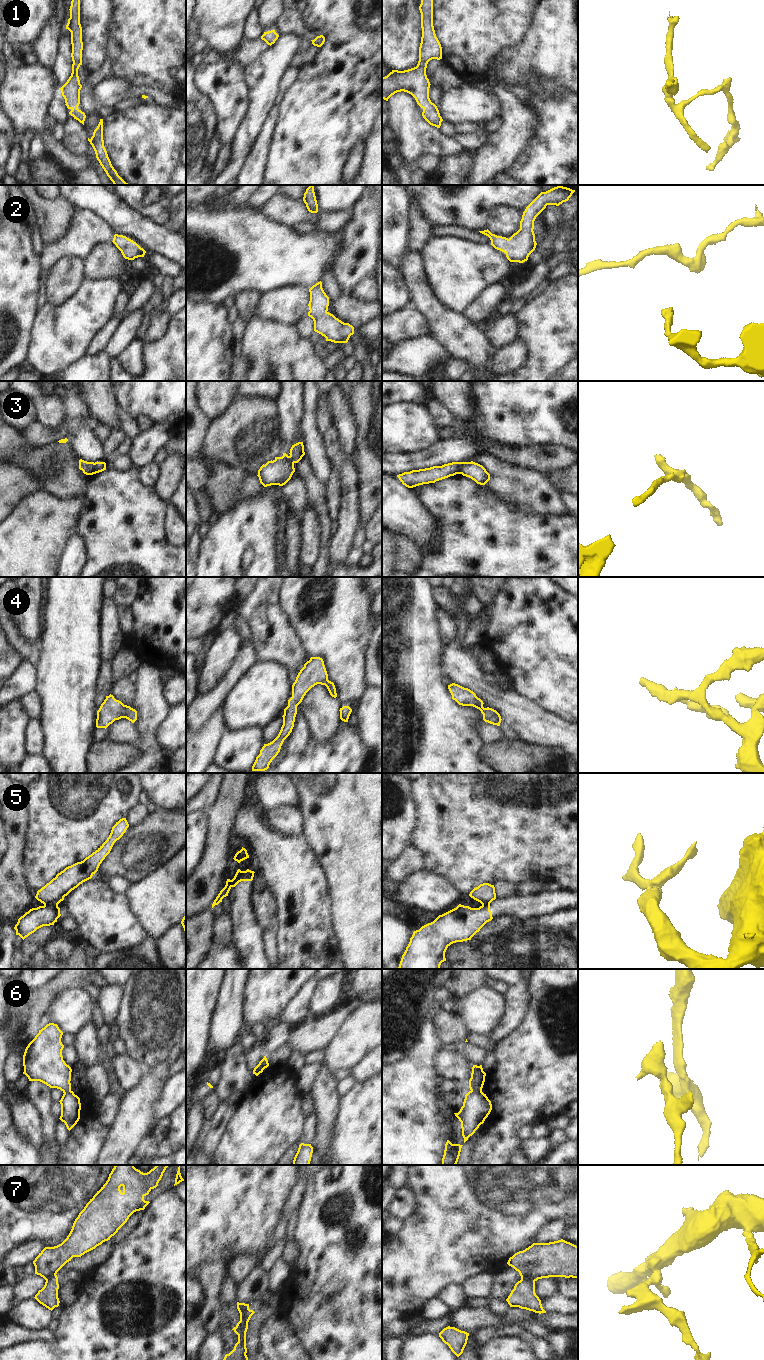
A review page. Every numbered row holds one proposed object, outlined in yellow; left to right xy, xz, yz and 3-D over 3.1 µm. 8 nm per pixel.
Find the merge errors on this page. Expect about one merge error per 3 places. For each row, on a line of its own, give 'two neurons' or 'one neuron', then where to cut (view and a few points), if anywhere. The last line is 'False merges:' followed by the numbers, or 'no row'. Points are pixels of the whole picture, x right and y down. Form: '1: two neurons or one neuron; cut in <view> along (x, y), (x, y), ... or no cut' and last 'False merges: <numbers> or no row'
1: one neuron; no cut
2: one neuron; no cut
3: two neurons; cut in yz along (463, 462), (459, 473)
4: one neuron; no cut
5: two neurons; cut in xy along (44, 904), (57, 906)
6: two neurons; cut in yz along (471, 1090), (481, 1092)
7: two neurons; cut in yz along (521, 1278), (531, 1278), (534, 1281)
False merges: 3, 5, 6, 7

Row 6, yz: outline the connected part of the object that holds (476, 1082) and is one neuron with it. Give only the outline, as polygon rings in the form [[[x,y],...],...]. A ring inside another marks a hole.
[[[473,1065],[471,1078],[469,1080],[469,1088],[471,1091],[482,1092],[485,1082],[486,1073],[483,1071],[482,1065]]]

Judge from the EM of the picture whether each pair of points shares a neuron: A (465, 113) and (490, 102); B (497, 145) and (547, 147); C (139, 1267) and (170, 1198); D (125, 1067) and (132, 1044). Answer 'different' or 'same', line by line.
A: same
B: different
C: same
D: different

